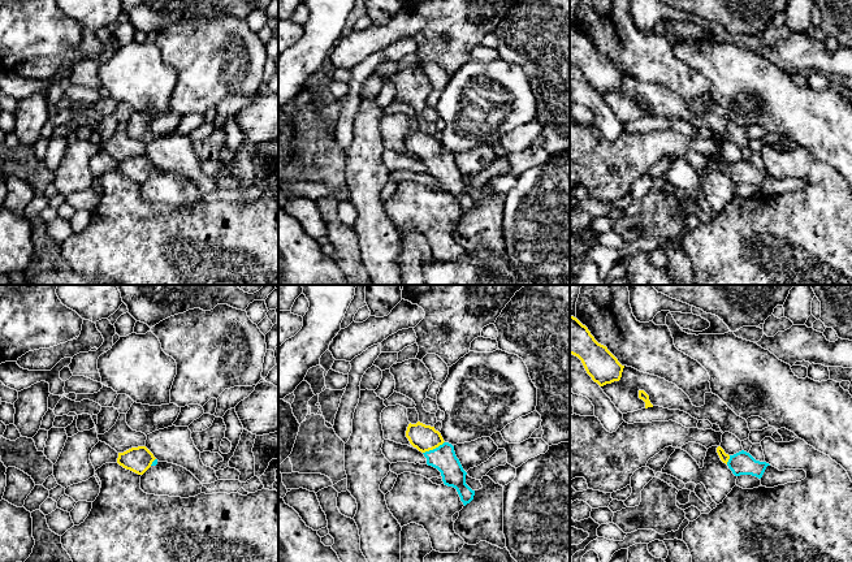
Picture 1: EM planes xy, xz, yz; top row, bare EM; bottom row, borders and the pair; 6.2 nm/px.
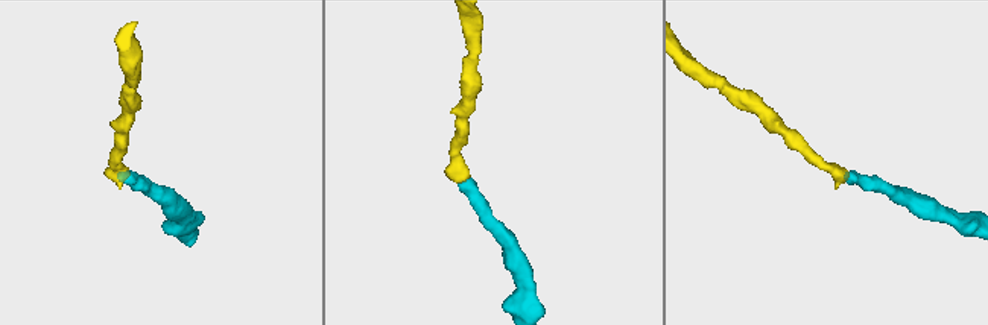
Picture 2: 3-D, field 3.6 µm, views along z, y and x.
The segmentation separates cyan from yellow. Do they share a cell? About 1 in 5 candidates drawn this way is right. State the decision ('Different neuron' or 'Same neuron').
Same neuron

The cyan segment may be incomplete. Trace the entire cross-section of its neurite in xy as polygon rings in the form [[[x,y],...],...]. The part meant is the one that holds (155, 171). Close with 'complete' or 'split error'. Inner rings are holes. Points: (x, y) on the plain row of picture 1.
[[[138,155],[118,161],[117,172],[126,178],[143,183],[151,174],[157,173],[157,168],[146,155]]]; split error

